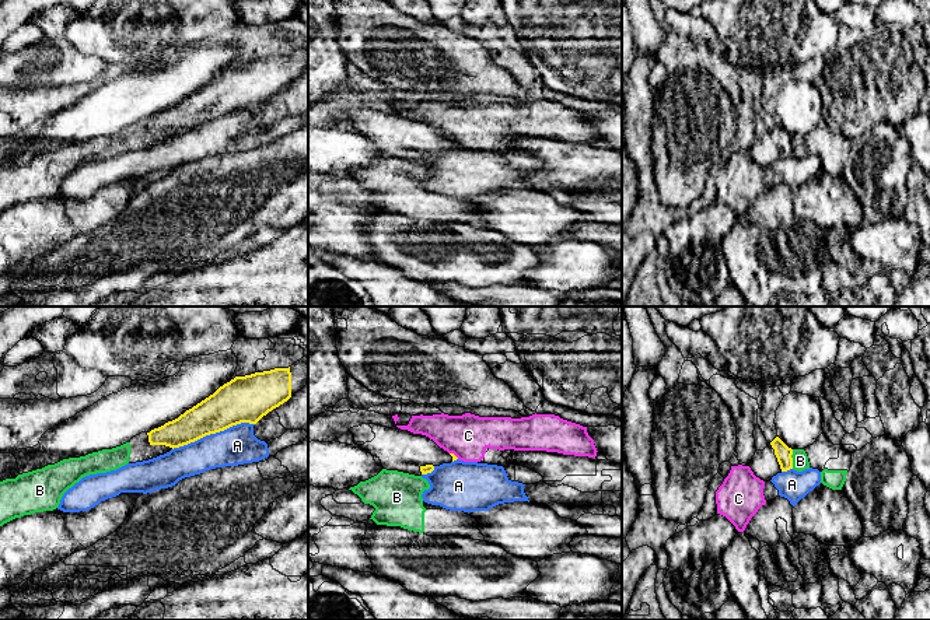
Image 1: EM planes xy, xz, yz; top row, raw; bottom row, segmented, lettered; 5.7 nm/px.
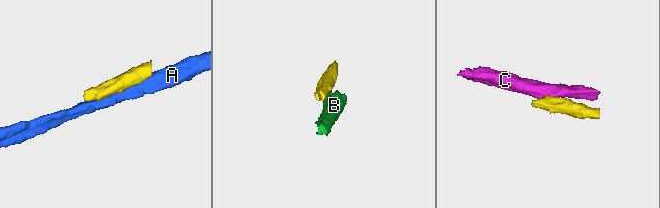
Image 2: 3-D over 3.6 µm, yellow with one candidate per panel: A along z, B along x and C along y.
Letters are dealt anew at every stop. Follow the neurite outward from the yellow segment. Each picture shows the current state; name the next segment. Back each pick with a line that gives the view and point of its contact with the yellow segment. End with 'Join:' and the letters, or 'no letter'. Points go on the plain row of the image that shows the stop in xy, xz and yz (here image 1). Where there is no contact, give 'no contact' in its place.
Join: no letter

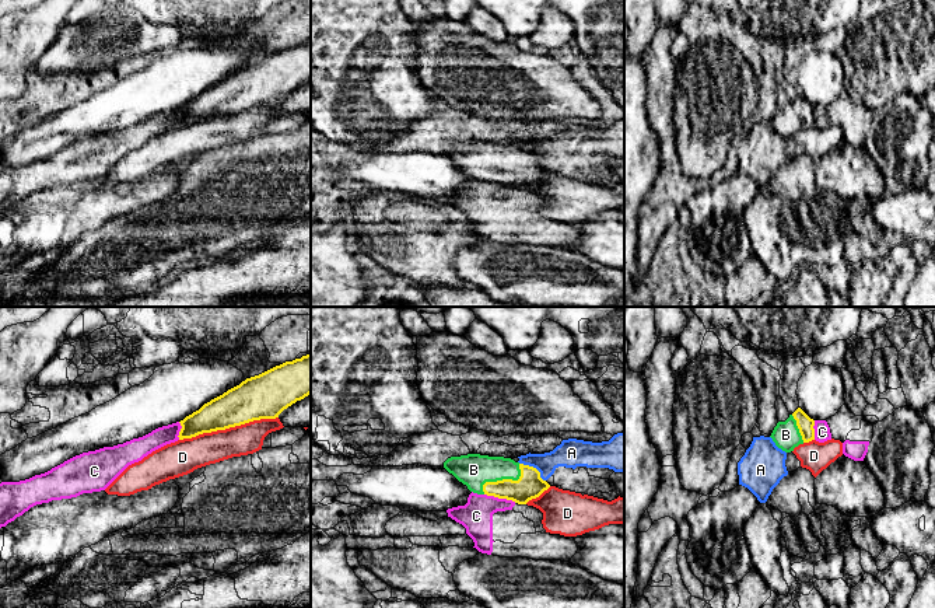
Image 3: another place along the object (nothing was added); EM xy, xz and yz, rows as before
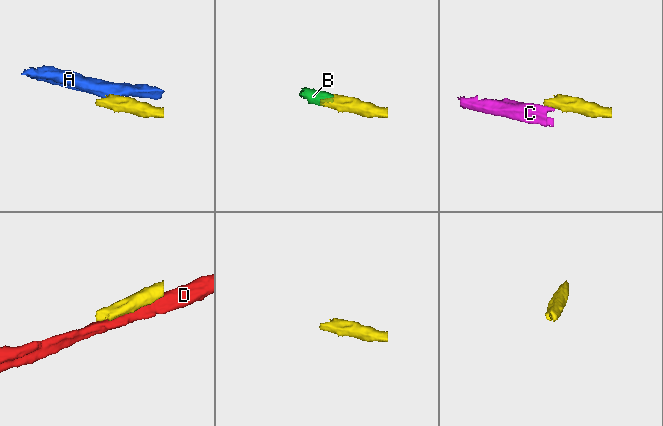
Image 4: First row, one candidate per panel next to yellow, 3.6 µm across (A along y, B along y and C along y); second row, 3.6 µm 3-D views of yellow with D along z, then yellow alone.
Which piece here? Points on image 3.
B: meets yellow in xz at (503, 166)
Join: B

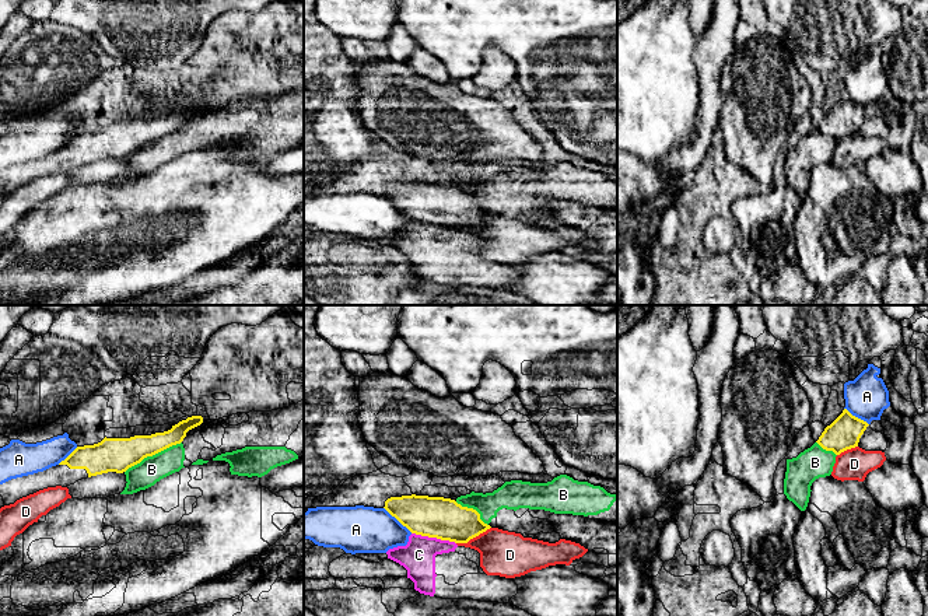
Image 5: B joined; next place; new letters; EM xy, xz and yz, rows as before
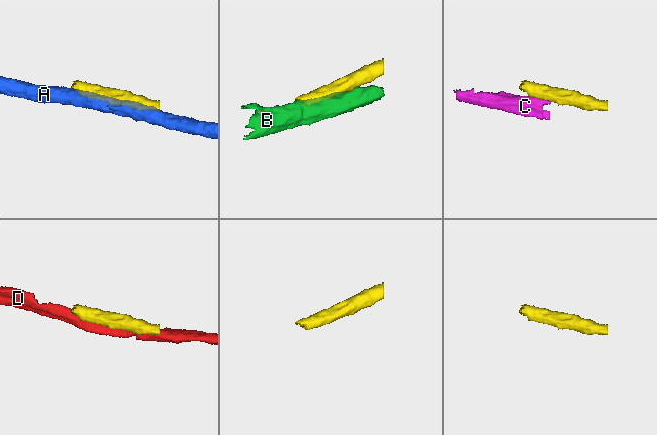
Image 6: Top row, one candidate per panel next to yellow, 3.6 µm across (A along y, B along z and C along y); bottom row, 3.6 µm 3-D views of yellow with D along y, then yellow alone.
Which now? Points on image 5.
Join: no letter

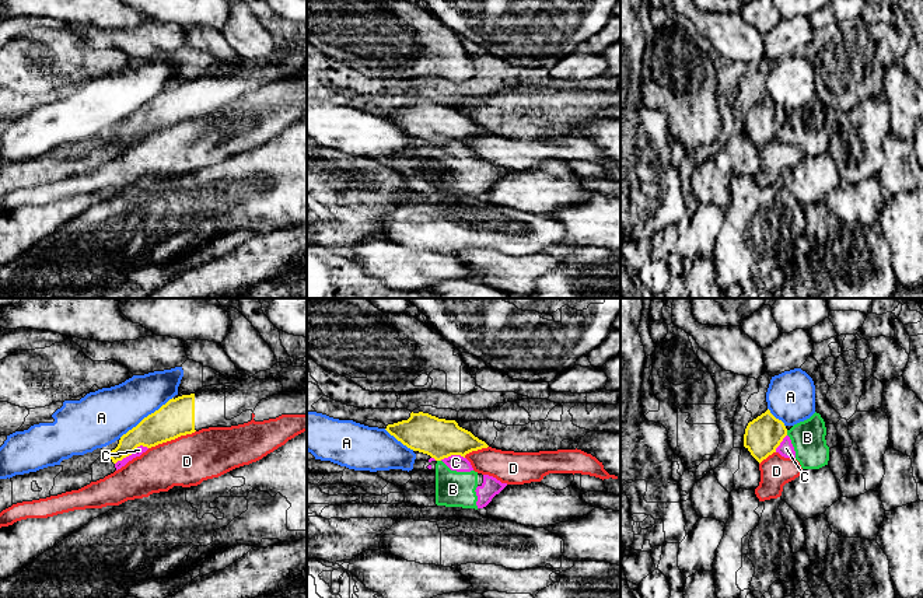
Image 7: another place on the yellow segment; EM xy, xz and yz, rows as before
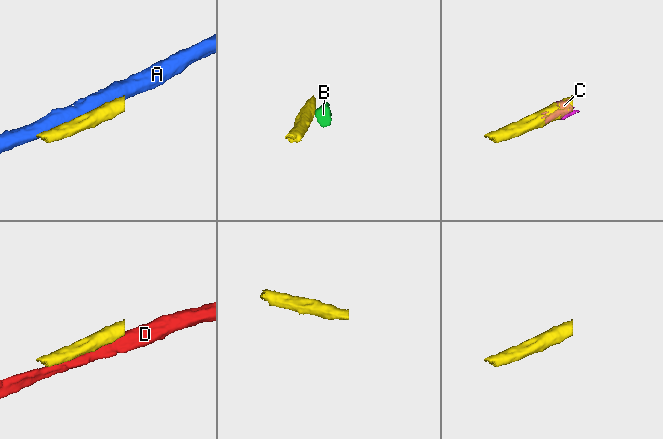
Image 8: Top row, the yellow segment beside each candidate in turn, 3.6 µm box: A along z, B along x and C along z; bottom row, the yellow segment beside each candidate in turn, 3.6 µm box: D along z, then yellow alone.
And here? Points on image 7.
Join: no letter

